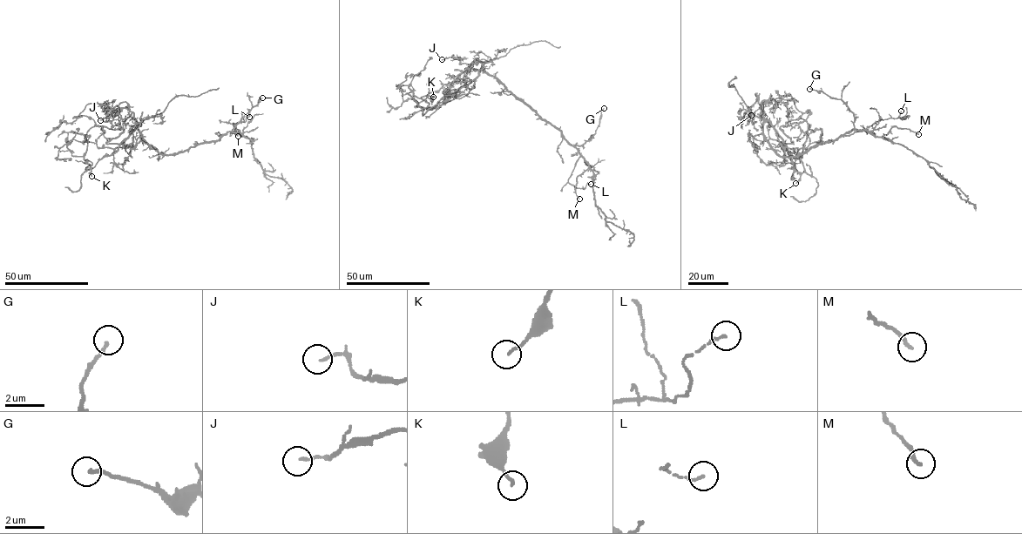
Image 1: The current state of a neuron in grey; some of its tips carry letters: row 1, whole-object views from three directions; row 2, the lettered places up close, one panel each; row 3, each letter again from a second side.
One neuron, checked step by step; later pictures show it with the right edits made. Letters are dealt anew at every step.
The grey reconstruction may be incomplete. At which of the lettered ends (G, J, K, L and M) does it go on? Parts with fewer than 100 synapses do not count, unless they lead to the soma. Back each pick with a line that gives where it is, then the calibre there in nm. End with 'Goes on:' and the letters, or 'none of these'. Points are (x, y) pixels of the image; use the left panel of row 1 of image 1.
Goes on: none of these

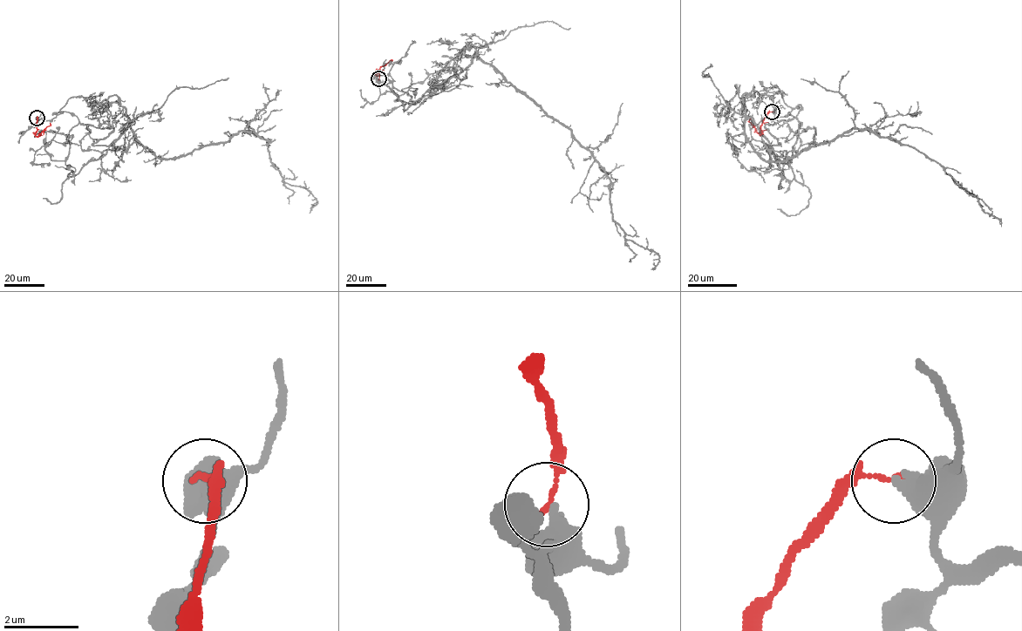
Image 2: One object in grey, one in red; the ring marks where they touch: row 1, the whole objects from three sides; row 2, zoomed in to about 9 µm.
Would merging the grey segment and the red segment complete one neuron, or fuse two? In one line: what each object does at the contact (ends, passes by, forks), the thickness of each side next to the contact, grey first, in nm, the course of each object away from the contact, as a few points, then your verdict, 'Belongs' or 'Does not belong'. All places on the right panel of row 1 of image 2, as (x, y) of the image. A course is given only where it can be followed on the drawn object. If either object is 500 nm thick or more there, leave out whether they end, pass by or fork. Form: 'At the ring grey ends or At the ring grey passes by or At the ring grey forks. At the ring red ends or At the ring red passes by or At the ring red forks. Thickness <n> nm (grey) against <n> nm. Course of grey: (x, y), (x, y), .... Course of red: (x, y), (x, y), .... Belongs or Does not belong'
At the ring grey ends. At the ring red passes by. Thickness 480 nm (grey) against 90 nm. Course of grey: (772, 111), (800, 105), (800, 146), (771, 150), (748, 118), (766, 161), (869, 129), (936, 161), (1001, 227). Course of red: (772, 111), (763, 120), (760, 135), (748, 121), (750, 118). Does not belong

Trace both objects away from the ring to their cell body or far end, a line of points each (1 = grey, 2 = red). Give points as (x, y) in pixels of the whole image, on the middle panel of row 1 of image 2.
1: (378, 79), (423, 103), (471, 57), (489, 63), (590, 152), (650, 269)
2: (378, 79), (377, 71), (391, 61)

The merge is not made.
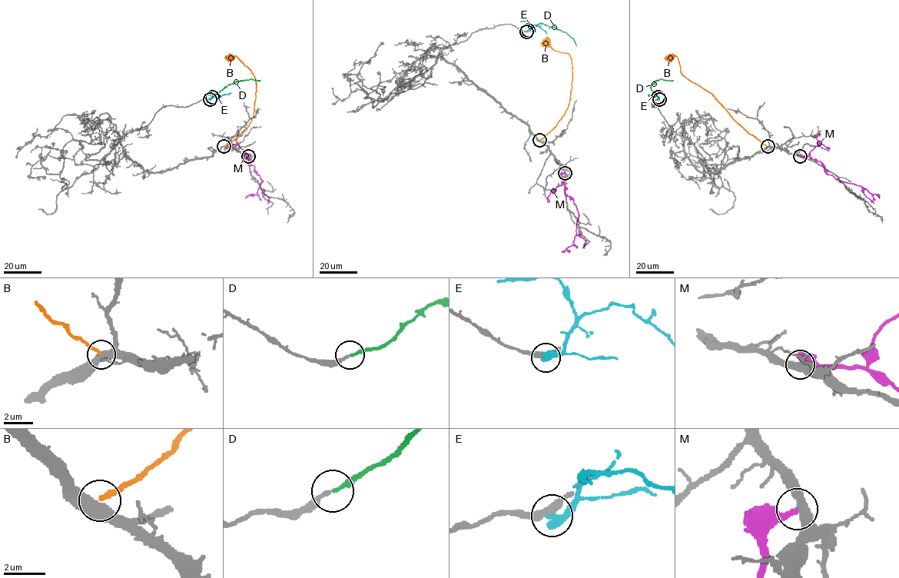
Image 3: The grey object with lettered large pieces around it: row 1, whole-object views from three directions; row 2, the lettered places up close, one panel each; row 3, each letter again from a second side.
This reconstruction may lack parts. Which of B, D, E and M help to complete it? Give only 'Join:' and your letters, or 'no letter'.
Join: D

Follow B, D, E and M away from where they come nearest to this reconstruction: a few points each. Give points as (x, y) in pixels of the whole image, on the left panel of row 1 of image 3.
B: (223, 147), (248, 126), (253, 114), (256, 91), (255, 78), (251, 71), (236, 56), (229, 54), (226, 58)
D: (212, 97), (236, 81), (250, 79), (260, 81)
E: (210, 98), (215, 95), (220, 96), (231, 92)
M: (248, 156), (245, 156), (262, 181), (257, 193), (250, 194), (245, 198)

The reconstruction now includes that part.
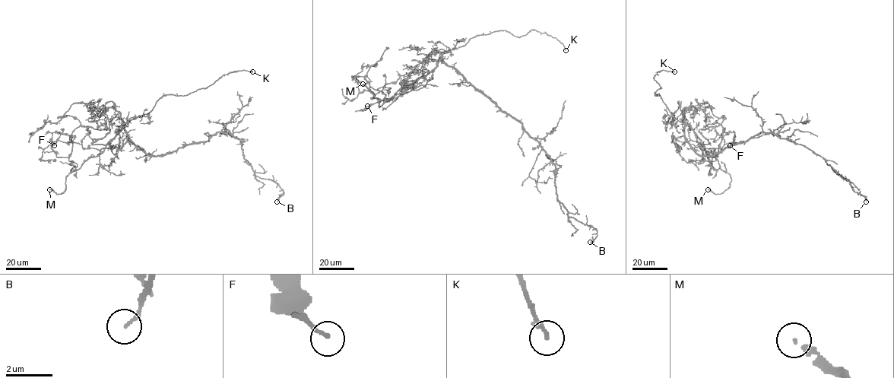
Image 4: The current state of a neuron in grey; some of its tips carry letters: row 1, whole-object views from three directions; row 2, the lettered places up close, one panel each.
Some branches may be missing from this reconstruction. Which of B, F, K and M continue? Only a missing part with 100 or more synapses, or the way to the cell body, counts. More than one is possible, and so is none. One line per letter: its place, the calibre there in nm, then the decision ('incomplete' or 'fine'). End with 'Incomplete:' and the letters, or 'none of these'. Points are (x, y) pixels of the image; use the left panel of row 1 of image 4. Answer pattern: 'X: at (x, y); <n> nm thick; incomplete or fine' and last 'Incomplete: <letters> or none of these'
B: at (277, 201); 140 nm thick; fine
F: at (54, 145); 130 nm thick; fine
K: at (252, 71); 190 nm thick; fine
M: at (49, 189); 200 nm thick; incomplete
Incomplete: M

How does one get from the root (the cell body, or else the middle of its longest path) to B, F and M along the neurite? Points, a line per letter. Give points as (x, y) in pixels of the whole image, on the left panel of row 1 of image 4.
B: (145, 153), (170, 154), (229, 132), (242, 142), (254, 173), (283, 192), (277, 201)
F: (145, 153), (124, 125), (114, 148), (84, 148), (89, 131), (81, 125), (70, 136), (52, 132), (54, 145)
M: (145, 153), (129, 138), (124, 125), (102, 153), (90, 157), (68, 175), (62, 193), (49, 189)

